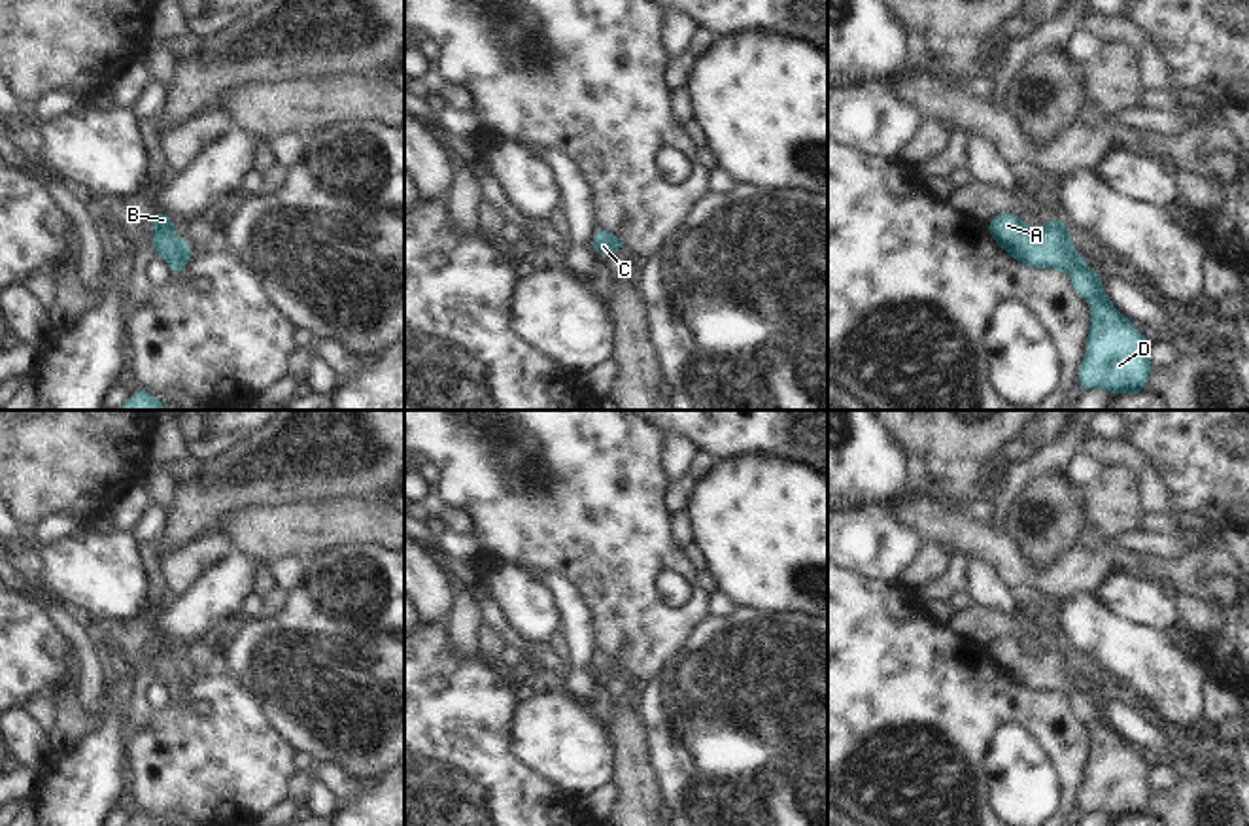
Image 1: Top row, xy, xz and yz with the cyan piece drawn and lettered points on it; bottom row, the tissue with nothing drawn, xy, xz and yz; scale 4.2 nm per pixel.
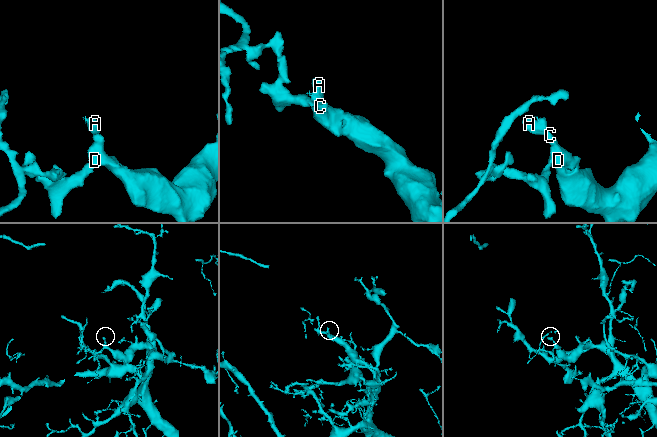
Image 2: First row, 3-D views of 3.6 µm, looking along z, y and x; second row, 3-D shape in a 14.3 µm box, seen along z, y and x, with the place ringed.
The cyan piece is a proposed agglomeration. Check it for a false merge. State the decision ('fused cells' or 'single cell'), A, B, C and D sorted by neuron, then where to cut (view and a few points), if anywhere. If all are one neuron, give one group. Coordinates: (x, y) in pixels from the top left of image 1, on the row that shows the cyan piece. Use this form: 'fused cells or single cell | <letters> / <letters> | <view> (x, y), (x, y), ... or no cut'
single cell | A B C D | no cut

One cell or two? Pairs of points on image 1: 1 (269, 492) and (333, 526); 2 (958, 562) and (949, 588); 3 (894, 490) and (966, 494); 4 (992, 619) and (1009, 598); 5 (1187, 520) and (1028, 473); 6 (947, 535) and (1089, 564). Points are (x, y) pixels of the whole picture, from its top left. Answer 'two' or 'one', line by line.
1: two
2: one
3: two
4: two
5: one
6: one

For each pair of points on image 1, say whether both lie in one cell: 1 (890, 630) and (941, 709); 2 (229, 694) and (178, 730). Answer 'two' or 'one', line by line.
1: one
2: one

